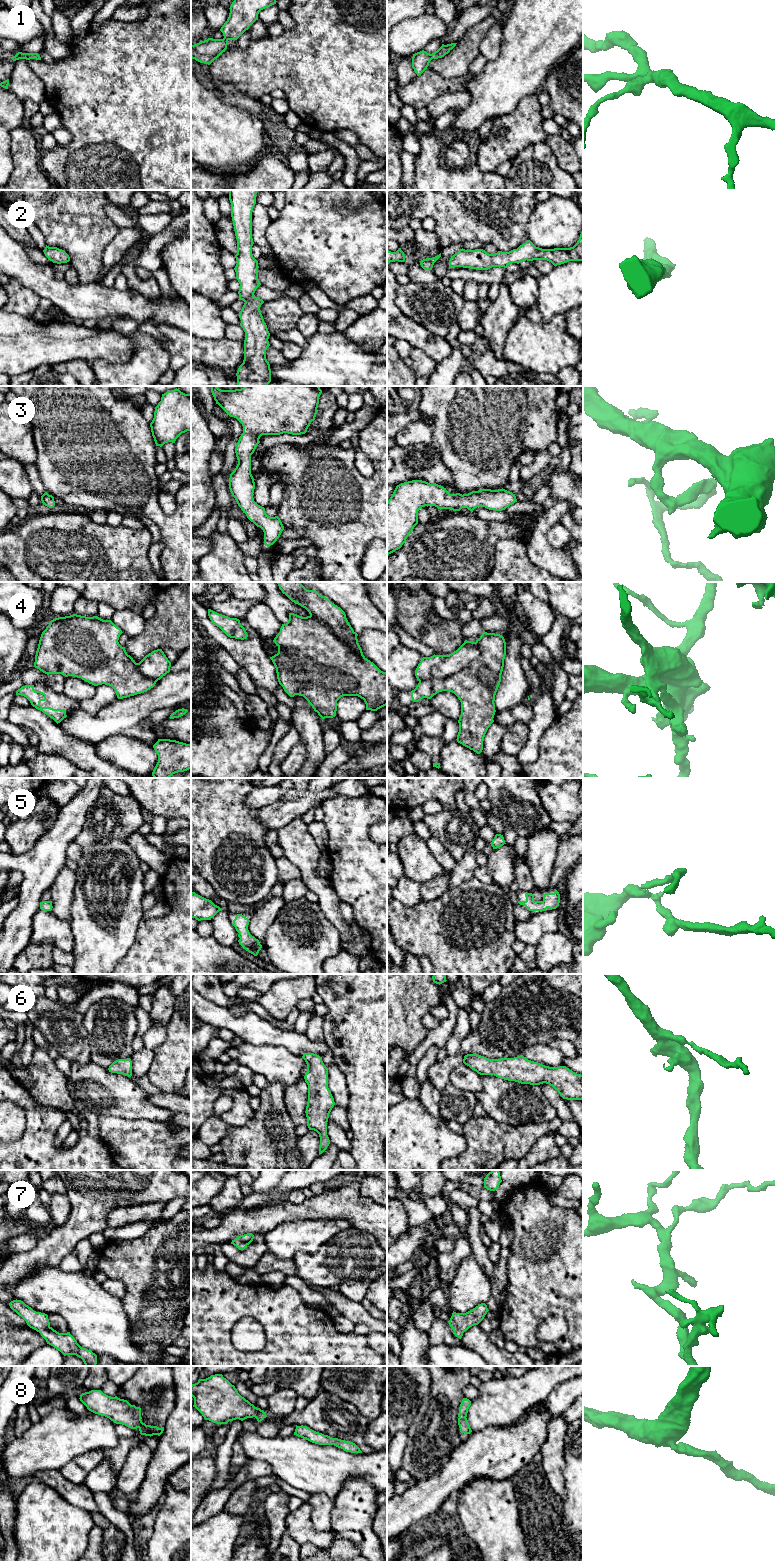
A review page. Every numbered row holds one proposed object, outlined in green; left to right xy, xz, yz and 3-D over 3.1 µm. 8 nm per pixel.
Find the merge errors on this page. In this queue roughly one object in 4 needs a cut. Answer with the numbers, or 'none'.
4, 6

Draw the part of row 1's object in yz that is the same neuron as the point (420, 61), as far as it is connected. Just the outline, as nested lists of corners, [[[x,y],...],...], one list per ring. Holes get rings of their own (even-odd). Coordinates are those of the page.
[[[451,43],[447,45],[442,44],[442,46],[432,54],[427,53],[424,50],[413,54],[412,68],[414,69],[417,76],[421,75],[427,69],[432,59],[444,57],[456,46],[456,44],[457,43]]]

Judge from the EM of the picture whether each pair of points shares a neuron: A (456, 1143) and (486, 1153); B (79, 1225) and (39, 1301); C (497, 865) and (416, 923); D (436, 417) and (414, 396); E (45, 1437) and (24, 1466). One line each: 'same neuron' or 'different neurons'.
A: different neurons
B: different neurons
C: different neurons
D: different neurons
E: same neuron

